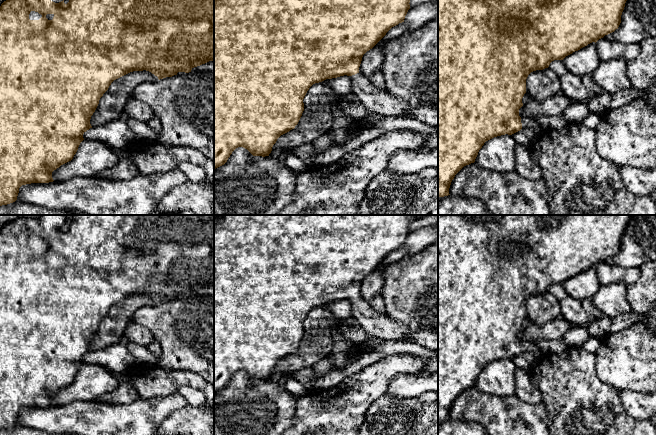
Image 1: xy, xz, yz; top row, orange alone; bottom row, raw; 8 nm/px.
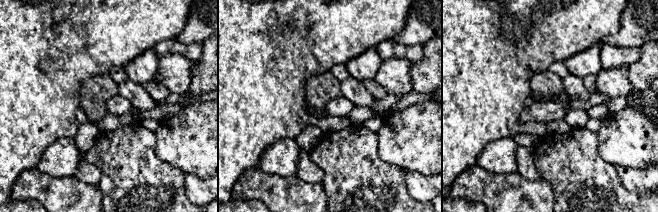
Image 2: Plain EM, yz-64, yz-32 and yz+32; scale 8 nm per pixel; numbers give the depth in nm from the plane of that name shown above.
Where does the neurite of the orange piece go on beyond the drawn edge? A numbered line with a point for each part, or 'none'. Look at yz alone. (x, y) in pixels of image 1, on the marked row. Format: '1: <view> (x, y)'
1: yz (526, 122)

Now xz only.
1: xz (377, 101)

